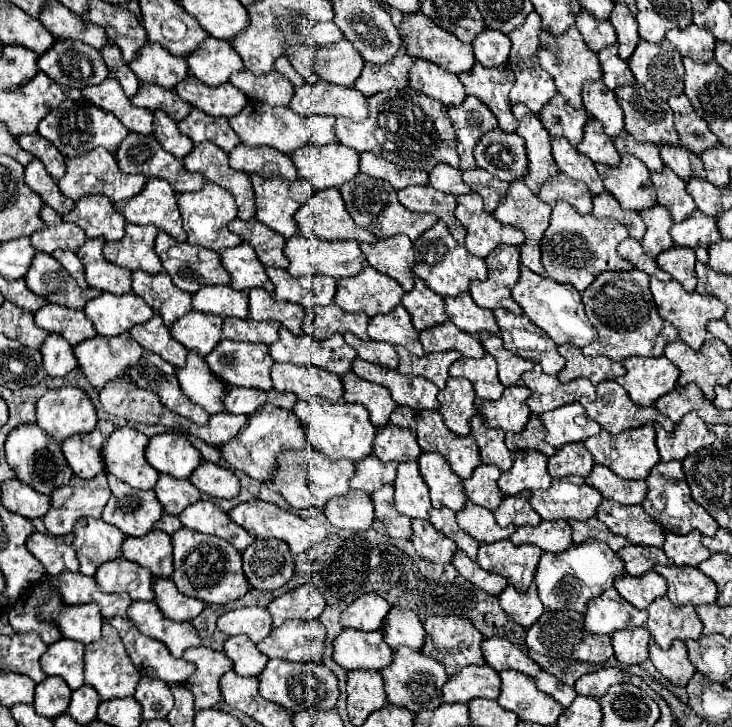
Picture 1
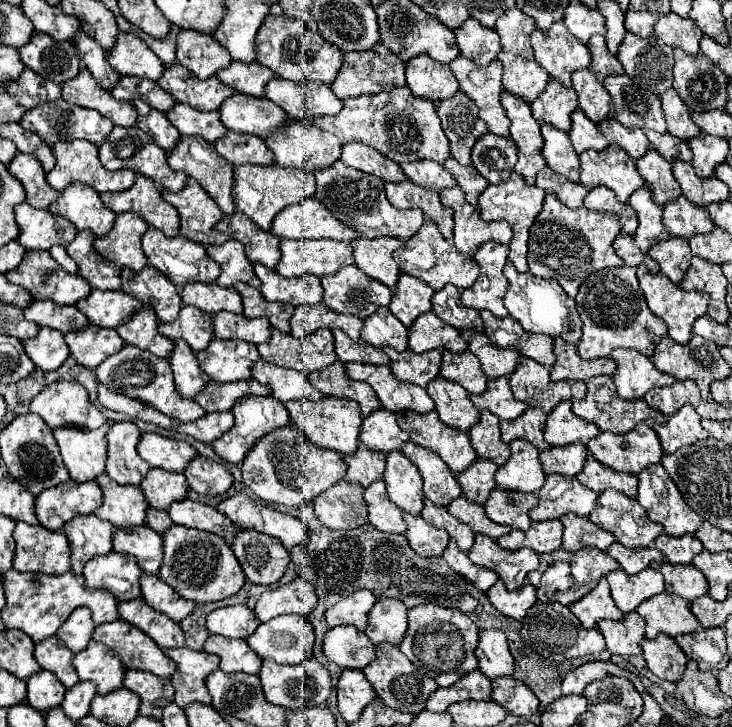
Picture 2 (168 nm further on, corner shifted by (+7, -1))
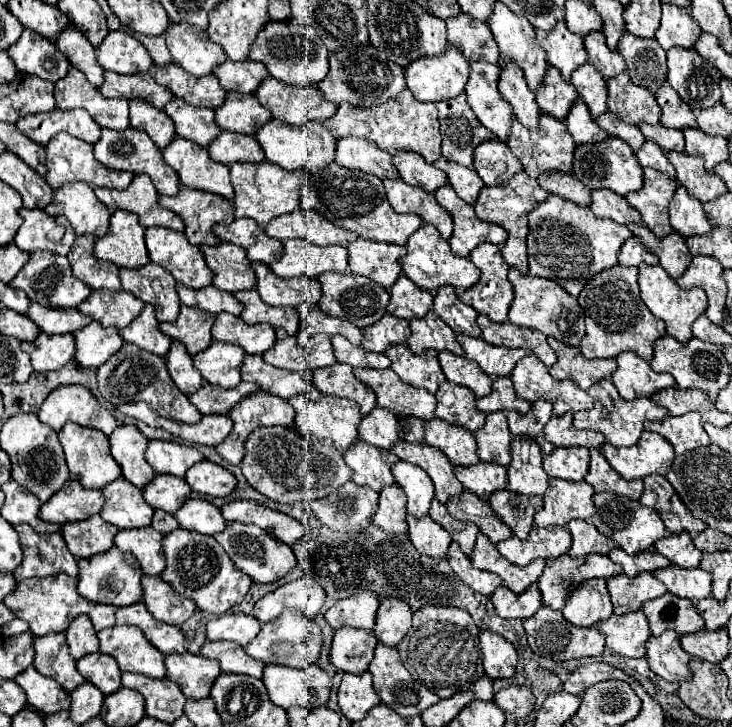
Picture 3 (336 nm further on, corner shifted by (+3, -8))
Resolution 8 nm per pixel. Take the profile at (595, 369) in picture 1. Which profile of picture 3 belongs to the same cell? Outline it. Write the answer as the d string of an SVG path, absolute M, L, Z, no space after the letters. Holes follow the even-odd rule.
M548 337L548 343L558 353L558 361L554 367L550 367L550 375L558 381L570 379L582 391L588 391L590 385L602 379L610 379L616 371L614 359L584 359L578 347L564 345L554 337Z

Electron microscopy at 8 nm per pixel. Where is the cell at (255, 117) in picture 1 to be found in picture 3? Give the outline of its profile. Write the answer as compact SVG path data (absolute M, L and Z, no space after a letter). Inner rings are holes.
M230 91L224 105L216 109L216 123L224 131L254 135L258 127L272 119L270 111L258 103L254 95Z

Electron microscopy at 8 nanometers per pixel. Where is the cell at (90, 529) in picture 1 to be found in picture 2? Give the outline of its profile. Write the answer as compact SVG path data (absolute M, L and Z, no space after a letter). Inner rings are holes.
M78 514L68 524L64 524L62 532L66 534L72 548L72 570L74 574L82 574L84 564L100 554L108 554L112 550L112 534L114 526L98 520L96 514Z

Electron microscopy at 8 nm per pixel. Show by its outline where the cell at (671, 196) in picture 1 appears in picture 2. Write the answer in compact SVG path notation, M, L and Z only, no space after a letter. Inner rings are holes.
M648 150L642 158L636 160L640 176L646 180L646 184L652 188L654 202L664 206L670 200L676 200L680 192L680 184L672 176L672 164L662 158L656 150Z

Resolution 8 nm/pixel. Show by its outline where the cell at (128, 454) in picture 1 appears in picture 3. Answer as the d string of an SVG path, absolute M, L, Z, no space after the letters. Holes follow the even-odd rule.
M120 425L110 435L110 451L116 463L122 467L122 477L140 489L156 475L144 459L146 445L146 435L132 425Z

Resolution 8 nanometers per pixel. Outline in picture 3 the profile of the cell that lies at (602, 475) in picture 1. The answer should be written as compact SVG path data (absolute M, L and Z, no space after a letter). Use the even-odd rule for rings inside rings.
M600 449L590 451L590 469L588 469L588 475L584 477L584 481L590 483L596 493L610 491L616 495L626 495L634 501L640 499L642 489L644 489L642 481L626 481L616 471L612 471L612 467L602 457Z

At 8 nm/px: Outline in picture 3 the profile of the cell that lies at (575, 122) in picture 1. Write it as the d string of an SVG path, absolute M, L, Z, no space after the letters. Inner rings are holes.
M548 67L542 87L536 93L536 103L542 113L556 117L558 121L566 121L566 113L578 99L578 93L574 85L562 79L560 71L554 67Z

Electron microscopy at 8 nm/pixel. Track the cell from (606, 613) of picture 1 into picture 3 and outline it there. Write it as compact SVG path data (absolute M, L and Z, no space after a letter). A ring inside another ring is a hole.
M590 579L570 595L566 607L562 609L564 617L578 627L592 627L602 619L612 617L612 603L608 597L604 579Z

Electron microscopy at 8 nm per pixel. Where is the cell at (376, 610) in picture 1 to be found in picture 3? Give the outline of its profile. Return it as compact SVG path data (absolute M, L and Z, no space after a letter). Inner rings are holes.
M358 591L332 605L324 617L332 629L358 627L370 631L374 627L374 615L378 605L380 601L374 591Z

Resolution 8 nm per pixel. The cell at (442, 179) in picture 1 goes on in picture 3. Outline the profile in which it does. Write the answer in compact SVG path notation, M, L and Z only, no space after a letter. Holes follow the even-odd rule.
M400 151L398 155L394 155L394 165L406 183L410 183L414 187L422 187L424 191L434 193L436 189L440 189L448 183L446 173L440 171L438 167L426 163L426 159L422 159L422 155L418 155L418 153Z

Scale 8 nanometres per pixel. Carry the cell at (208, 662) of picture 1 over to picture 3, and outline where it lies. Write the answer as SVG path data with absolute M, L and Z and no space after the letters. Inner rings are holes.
M188 651L180 655L166 655L166 669L168 677L178 683L180 691L188 699L210 697L210 687L214 685L214 679L222 673L218 661Z

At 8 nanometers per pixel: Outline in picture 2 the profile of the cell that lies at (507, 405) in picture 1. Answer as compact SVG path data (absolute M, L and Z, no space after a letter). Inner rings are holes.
M506 376L490 378L486 392L478 396L470 396L470 400L474 402L476 410L490 410L500 420L514 420L522 416L522 412L528 408L526 404L514 400Z

